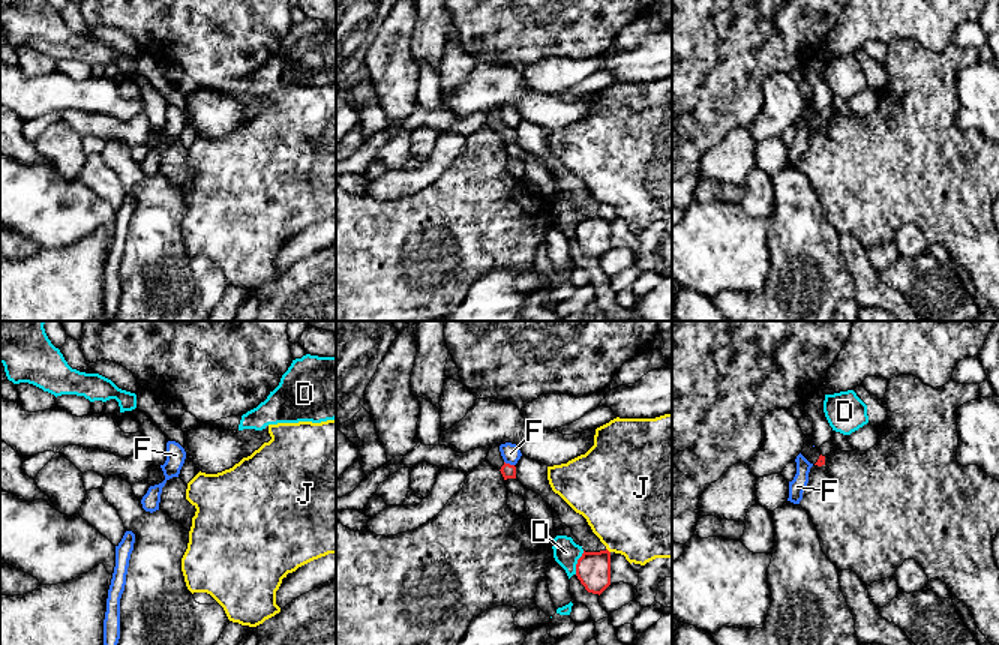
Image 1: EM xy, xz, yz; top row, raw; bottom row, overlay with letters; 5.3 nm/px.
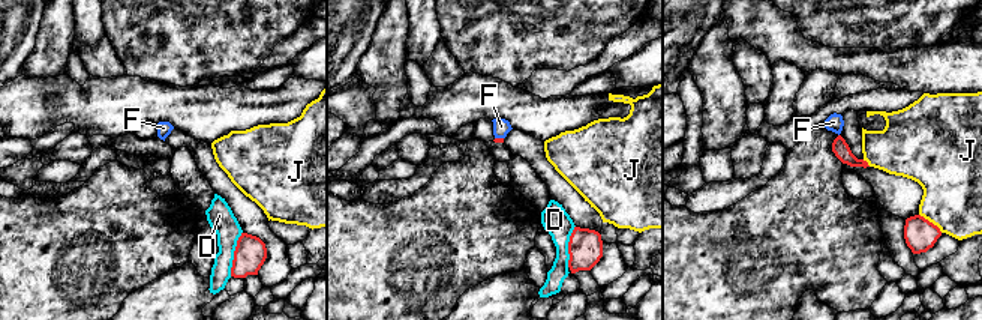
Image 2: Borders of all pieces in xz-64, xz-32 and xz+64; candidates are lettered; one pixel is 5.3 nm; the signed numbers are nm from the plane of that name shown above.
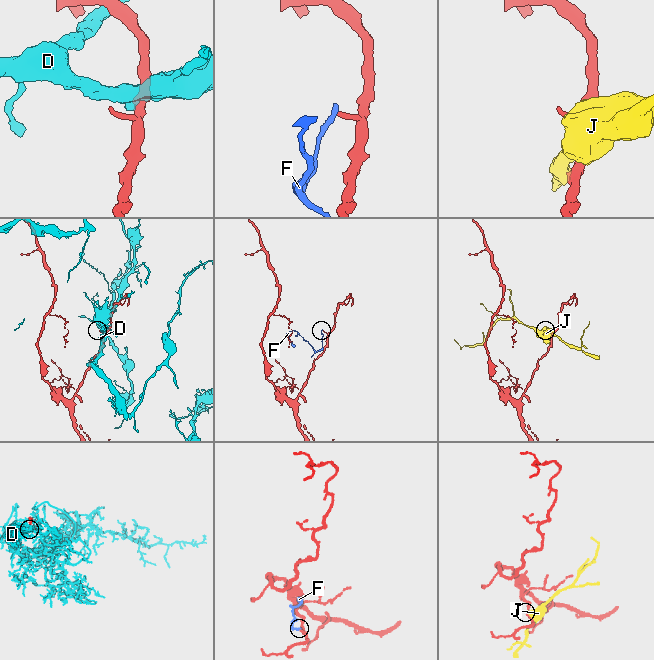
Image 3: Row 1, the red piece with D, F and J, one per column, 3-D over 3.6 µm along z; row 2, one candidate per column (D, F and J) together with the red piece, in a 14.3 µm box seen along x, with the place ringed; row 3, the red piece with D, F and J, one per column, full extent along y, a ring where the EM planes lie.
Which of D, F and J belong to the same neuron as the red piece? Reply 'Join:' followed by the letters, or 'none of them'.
Join: none of them

